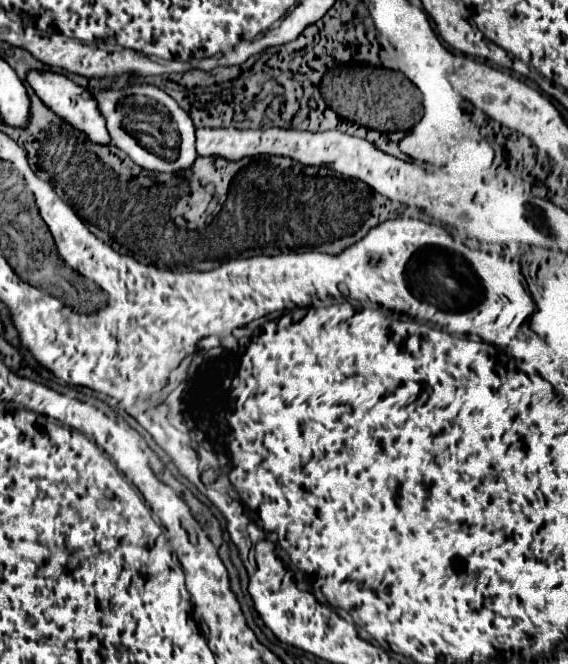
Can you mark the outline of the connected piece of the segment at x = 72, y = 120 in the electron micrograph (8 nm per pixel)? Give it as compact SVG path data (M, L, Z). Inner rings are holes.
M28 70L26 82L30 84L30 88L38 94L38 98L40 98L48 108L52 108L60 118L64 118L64 120L66 120L68 124L72 124L74 128L82 130L92 142L96 142L96 144L108 144L108 142L110 142L108 130L106 130L106 126L104 126L104 118L100 116L100 112L98 112L98 108L96 108L94 96L92 96L86 88L82 88L82 86L74 84L72 80L68 80L66 76L62 76L62 74L58 74L58 72L50 72L50 70L44 70L44 72Z

